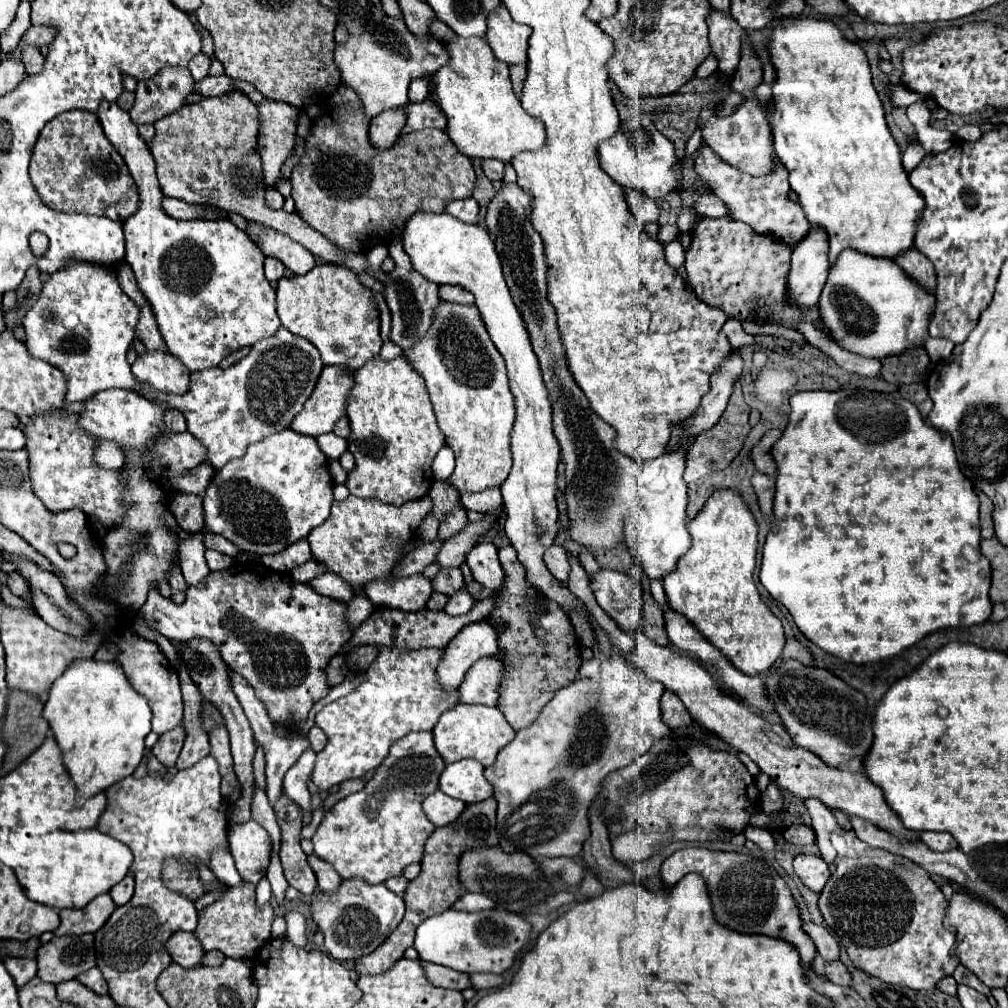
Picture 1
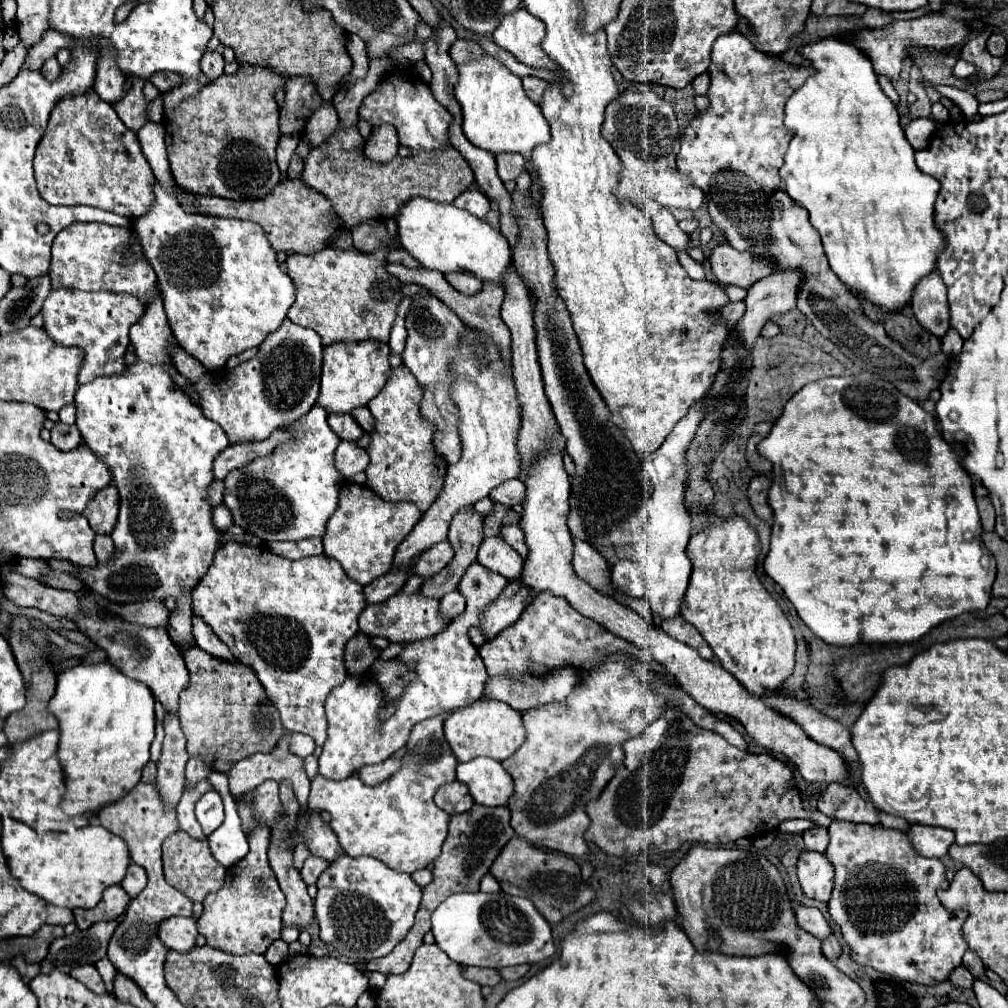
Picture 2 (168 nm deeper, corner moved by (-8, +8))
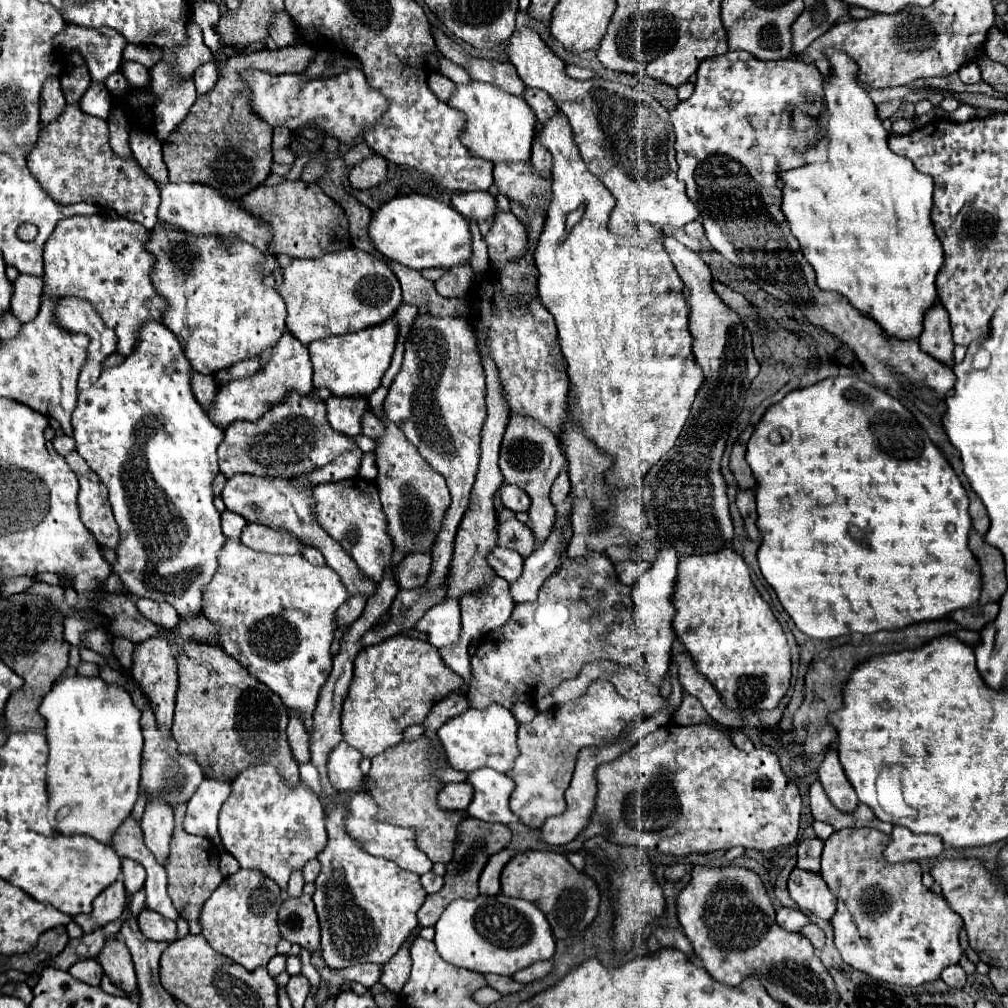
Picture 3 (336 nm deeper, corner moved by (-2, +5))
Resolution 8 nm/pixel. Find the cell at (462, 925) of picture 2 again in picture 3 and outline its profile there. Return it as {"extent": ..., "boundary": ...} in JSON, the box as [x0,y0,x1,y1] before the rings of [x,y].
{"extent":[433,893,555,975],"boundary":[[[503,893],[451,901],[435,923],[433,943],[441,959],[451,965],[497,975],[513,975],[537,961],[551,959],[555,953],[555,939],[545,915],[533,903]]]}

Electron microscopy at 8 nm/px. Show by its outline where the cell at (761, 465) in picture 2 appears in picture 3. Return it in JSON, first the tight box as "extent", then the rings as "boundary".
{"extent":[729,441,757,489],"boundary":[[[737,441],[733,445],[733,451],[731,451],[731,463],[729,463],[729,467],[731,467],[731,471],[733,471],[733,475],[735,475],[735,479],[737,479],[737,483],[739,483],[741,489],[755,489],[757,481],[755,481],[749,465],[745,461],[745,451],[747,451],[747,445],[741,443],[741,441]]]}

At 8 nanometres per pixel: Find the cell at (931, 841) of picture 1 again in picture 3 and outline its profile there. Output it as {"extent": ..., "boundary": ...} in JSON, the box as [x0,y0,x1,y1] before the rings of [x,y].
{"extent":[885,827,943,863],"boundary":[[[895,827],[885,857],[891,863],[937,859],[943,851],[943,841],[937,835],[915,835],[905,827]]]}

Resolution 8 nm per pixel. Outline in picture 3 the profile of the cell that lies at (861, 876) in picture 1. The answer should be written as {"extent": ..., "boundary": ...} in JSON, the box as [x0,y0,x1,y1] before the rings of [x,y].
{"extent":[821,829,963,987],"boundary":[[[875,829],[835,831],[823,847],[821,875],[837,897],[837,911],[831,917],[831,925],[835,929],[835,947],[839,949],[843,961],[857,971],[873,975],[875,979],[915,987],[939,979],[945,967],[959,963],[963,955],[959,947],[963,919],[953,913],[953,909],[941,895],[921,883],[923,871],[919,863],[889,863],[885,859],[883,851],[889,841],[891,835]]]}

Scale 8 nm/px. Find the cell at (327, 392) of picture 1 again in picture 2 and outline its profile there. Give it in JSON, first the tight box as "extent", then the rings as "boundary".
{"extent":[319,340,389,414],"boundary":[[[379,340],[361,342],[335,342],[323,348],[323,374],[319,404],[331,414],[345,414],[353,408],[367,406],[371,398],[379,394],[389,378],[389,348]]]}

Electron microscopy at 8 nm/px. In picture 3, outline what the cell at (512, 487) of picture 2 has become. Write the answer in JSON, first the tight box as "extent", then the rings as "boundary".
{"extent":[499,483,531,513],"boundary":[[[503,483],[501,489],[499,489],[499,493],[501,493],[501,501],[503,501],[503,505],[505,505],[507,509],[511,509],[513,513],[529,511],[531,499],[529,499],[529,495],[527,495],[523,489],[519,489],[517,485]]]}

